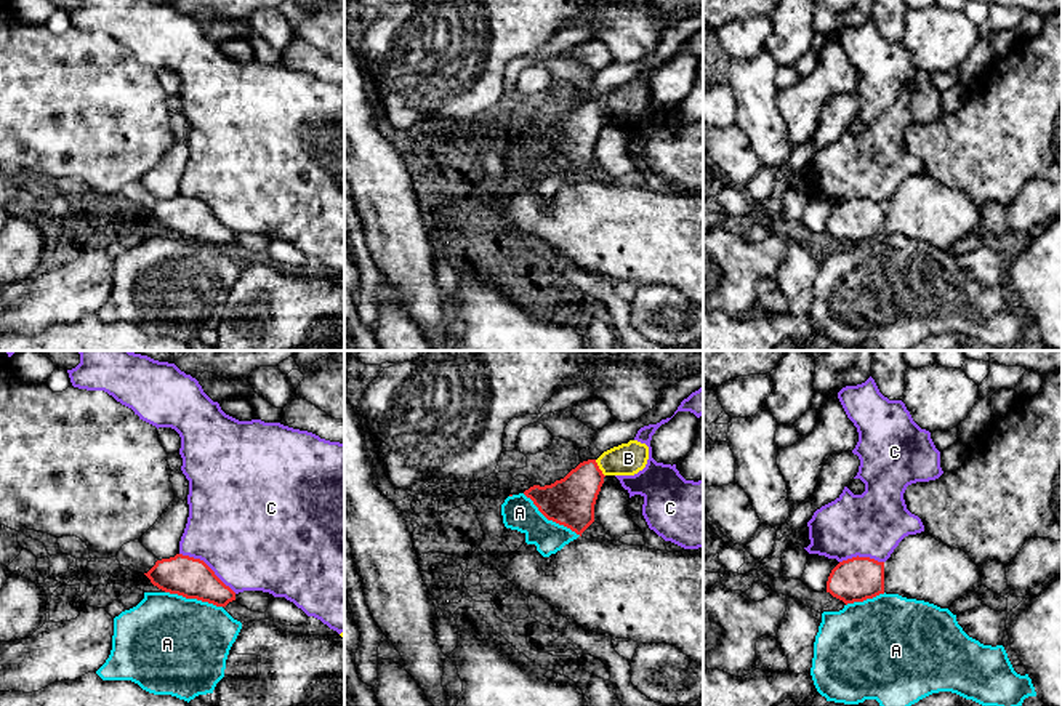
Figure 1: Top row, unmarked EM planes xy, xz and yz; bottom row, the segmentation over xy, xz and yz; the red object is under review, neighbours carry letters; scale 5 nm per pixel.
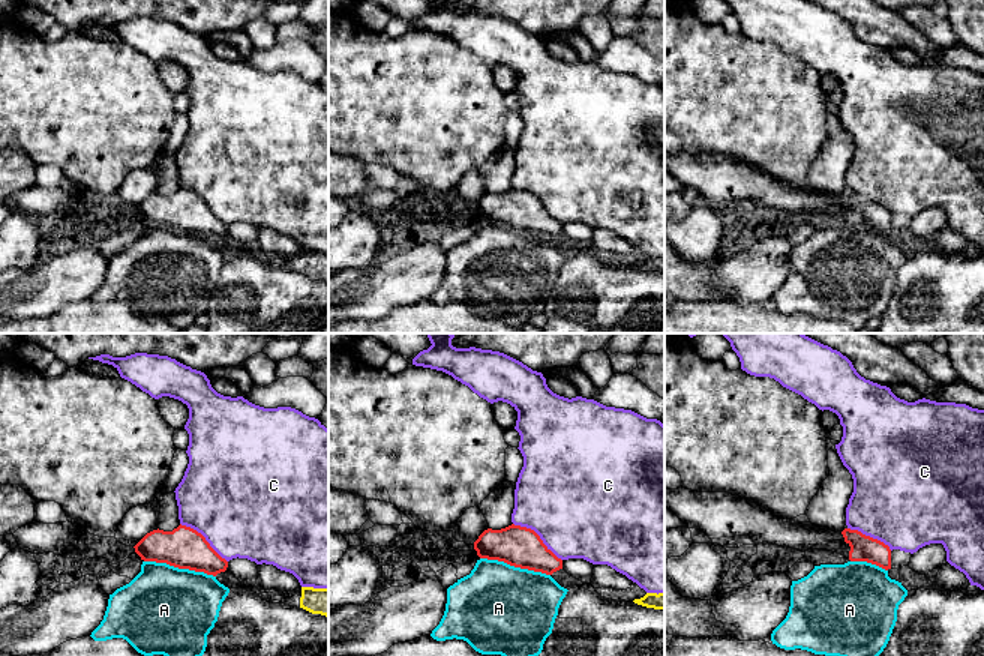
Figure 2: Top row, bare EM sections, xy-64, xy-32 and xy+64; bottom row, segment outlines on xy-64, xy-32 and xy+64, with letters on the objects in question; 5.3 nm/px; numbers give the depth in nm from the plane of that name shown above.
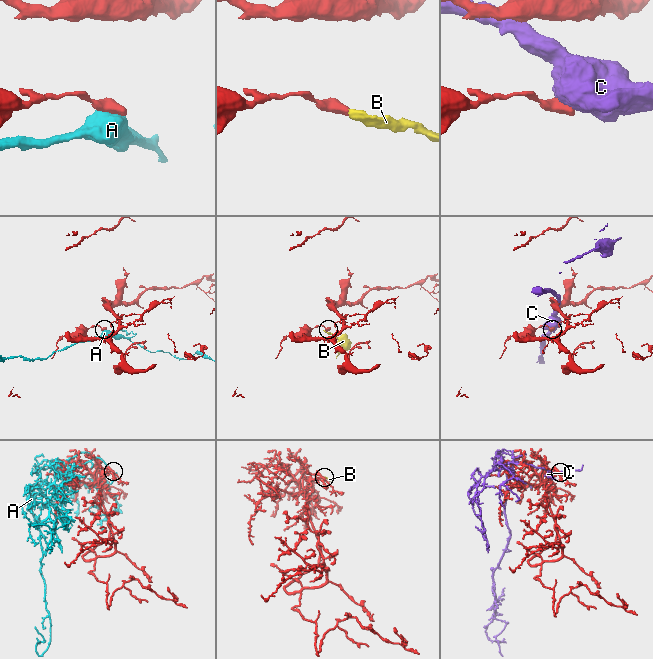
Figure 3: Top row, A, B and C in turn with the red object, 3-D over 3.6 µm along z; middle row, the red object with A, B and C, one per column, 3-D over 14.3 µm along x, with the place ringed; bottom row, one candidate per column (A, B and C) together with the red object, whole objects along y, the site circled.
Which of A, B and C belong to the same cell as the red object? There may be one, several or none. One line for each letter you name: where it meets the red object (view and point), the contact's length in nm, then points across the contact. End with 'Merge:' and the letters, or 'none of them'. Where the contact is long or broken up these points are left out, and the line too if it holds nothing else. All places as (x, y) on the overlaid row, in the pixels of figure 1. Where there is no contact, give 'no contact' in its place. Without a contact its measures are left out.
B: xz (598, 468) | 100 nm | across xz (569, 501), (598, 468), (628, 458)
Merge: B

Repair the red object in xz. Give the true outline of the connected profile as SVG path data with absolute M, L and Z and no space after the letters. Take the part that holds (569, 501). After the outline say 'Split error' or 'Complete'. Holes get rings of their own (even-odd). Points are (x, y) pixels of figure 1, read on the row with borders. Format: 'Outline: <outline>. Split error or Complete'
Outline: M630 440L604 451L597 459L588 459L572 469L564 479L551 485L533 485L524 491L533 501L538 511L559 525L564 525L581 536L594 522L594 504L605 475L634 475L642 471L649 459L649 447L638 440Z. Split error

